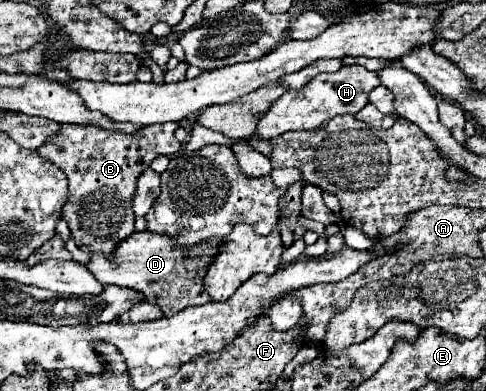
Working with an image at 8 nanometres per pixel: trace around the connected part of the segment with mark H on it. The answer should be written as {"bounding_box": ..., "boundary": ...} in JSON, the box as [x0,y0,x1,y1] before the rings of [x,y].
{"bounding_box":[253,66,379,140],"boundary":[[[343,66],[339,72],[319,74],[303,88],[293,90],[293,96],[287,96],[285,92],[279,100],[275,100],[269,110],[259,118],[253,136],[261,140],[271,140],[287,130],[315,130],[337,114],[357,114],[369,104],[369,92],[379,84],[379,76],[361,66]]]}

